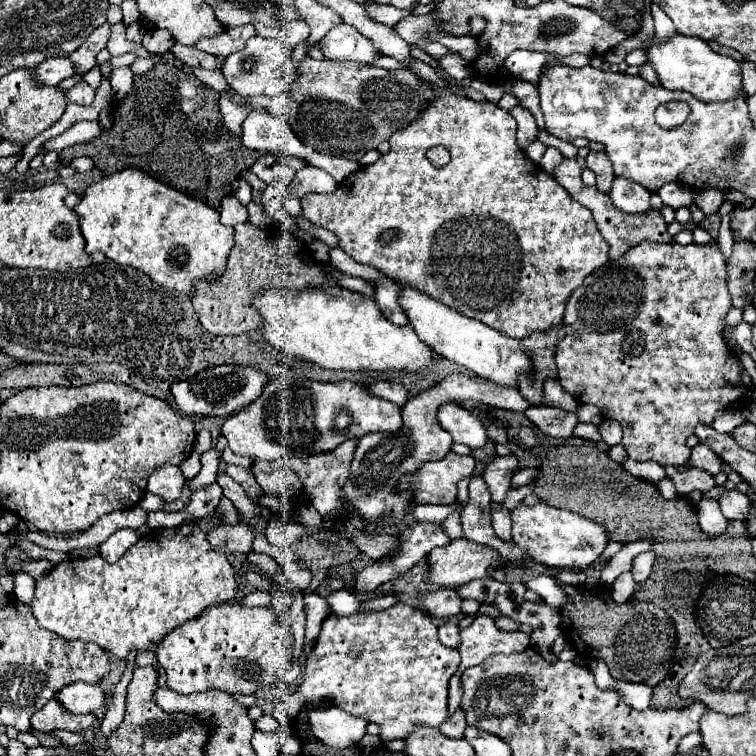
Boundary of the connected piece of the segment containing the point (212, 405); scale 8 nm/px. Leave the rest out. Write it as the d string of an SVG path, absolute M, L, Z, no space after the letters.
M220 364L206 368L202 374L192 376L182 382L174 382L170 386L170 392L174 394L178 410L184 414L200 414L200 416L230 416L232 412L248 406L254 402L260 394L264 384L268 382L266 372L258 368L248 366L236 366L236 364Z

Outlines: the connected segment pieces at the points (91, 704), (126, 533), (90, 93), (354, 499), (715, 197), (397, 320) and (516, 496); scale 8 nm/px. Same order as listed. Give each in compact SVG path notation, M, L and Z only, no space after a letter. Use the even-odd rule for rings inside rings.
M74 682L56 692L56 700L72 714L90 714L104 708L104 692L98 684Z
M120 528L112 536L108 536L108 540L102 544L102 558L108 560L108 562L116 562L138 540L140 540L140 534L136 530L132 530L132 528Z
M84 80L76 82L68 92L70 92L68 104L74 102L74 104L84 104L86 106L86 102L90 102L90 98L94 98L94 88Z
M448 374L440 384L422 390L418 396L410 398L402 406L402 418L404 426L398 432L392 434L368 434L362 436L352 460L352 474L348 484L344 486L346 506L360 512L360 516L368 522L374 522L380 514L394 514L388 522L400 520L410 510L410 492L396 494L396 482L402 474L414 472L422 464L430 460L442 460L450 452L452 436L438 424L436 414L442 404L460 404L464 400L476 400L490 408L500 410L512 410L512 412L524 412L528 408L528 402L520 396L518 388L512 386L500 386L490 380L478 378L478 376L466 376L466 374Z
M706 188L706 190L700 190L696 192L694 196L694 202L696 206L708 216L708 214L716 214L720 204L724 202L724 192L722 190L716 190L716 188Z
M384 280L384 284L380 284L380 288L374 294L376 304L380 306L382 314L392 322L392 324L400 324L404 326L408 320L404 320L404 312L400 312L400 304L396 304L396 284L388 284L388 280Z
M528 484L528 486L520 486L520 488L512 488L508 494L506 494L506 498L504 498L504 502L502 502L502 508L514 508L516 504L520 504L528 494L532 494L532 490L534 490L534 484Z

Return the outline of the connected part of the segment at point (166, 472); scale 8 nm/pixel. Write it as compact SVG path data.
M162 464L148 476L148 492L164 498L164 502L176 500L184 484L186 484L186 478L182 476L182 470L172 464Z

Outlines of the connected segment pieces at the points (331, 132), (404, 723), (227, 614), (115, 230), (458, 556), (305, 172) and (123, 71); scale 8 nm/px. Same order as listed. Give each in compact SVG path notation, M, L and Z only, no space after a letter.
M304 58L300 62L298 80L292 84L292 88L284 96L240 98L240 94L232 92L232 98L240 104L250 104L252 110L266 108L268 112L276 112L276 108L278 108L286 116L292 132L302 142L312 146L316 152L358 162L364 152L368 152L368 150L376 148L380 142L388 140L388 136L392 136L392 132L396 132L396 128L404 128L404 124L412 122L416 116L420 116L420 108L424 108L426 102L432 102L432 92L408 70L384 70L384 68L374 68L368 64L362 66L362 64L344 64L344 62L336 62L336 60Z
M396 604L380 612L356 612L350 616L330 614L322 622L322 630L312 654L306 660L304 682L298 692L290 699L279 702L289 719L296 717L308 702L320 698L332 698L334 706L354 716L362 716L368 722L376 722L382 732L382 742L396 738L406 738L418 726L440 726L446 720L446 698L448 698L448 680L460 664L458 650L444 648L436 634L434 620L428 620L420 610Z
M220 604L166 634L156 646L156 658L168 674L168 688L178 694L214 688L228 694L254 694L256 688L278 682L292 668L294 636L290 626L276 622L272 608Z
M120 170L116 174L104 176L98 182L92 182L82 200L74 206L74 212L80 218L82 236L86 238L86 252L102 252L106 258L132 266L148 274L156 284L190 294L198 278L216 278L226 268L226 258L234 246L234 228L220 224L220 214L208 204L186 196L184 192L166 186L164 182L152 178L142 170Z
M466 538L452 540L444 548L434 548L428 554L430 574L426 576L428 584L456 588L476 578L490 578L494 564L504 564L496 552L490 548L470 542Z
M304 166L302 170L296 172L294 184L288 186L288 192L302 198L308 192L334 192L336 186L338 186L336 180L328 172L316 166Z
M118 68L112 72L112 92L114 92L114 100L122 100L128 90L132 88L132 72L130 68Z

